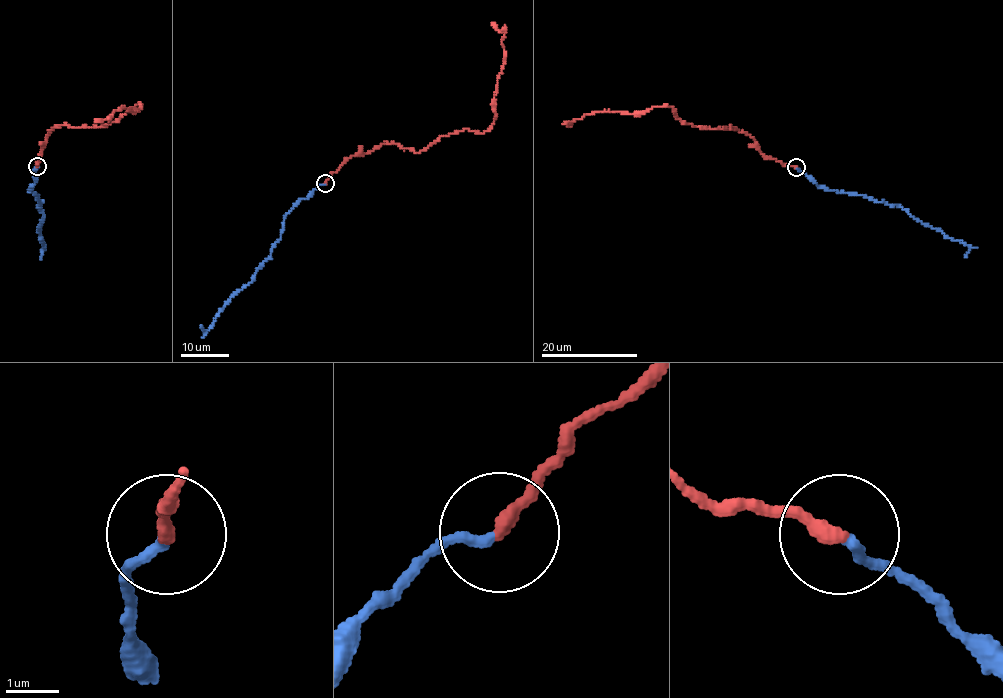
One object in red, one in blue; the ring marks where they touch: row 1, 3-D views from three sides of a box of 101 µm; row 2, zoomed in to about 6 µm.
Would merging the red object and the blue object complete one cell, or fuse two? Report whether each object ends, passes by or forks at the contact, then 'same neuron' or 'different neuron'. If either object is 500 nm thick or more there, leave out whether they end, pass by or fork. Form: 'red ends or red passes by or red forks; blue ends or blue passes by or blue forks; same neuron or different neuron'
red ends; blue ends; different neuron

